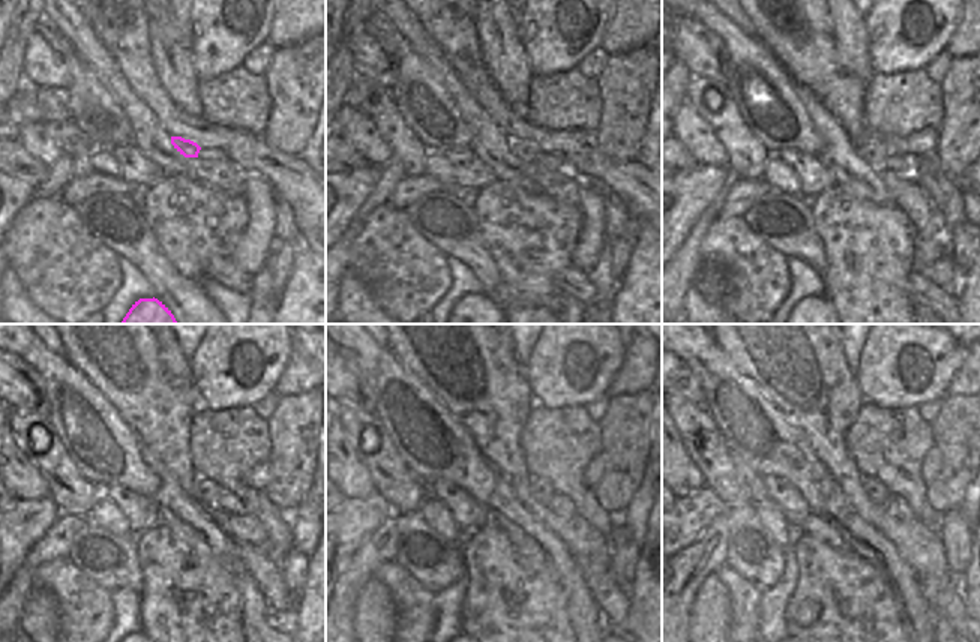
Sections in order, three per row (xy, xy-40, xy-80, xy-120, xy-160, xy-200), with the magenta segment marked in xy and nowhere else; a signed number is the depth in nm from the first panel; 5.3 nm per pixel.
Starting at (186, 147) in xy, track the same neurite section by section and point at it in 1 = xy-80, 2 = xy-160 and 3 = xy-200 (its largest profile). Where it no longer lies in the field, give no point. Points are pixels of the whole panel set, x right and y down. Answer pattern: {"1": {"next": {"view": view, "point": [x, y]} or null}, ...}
{"1": {"next": {"view": "xy-80", "point": [872, 150]}}, "2": {"next": {"view": "xy-160", "point": [542, 491]}}, "3": {"next": {"view": "xy-200", "point": [877, 491]}}}

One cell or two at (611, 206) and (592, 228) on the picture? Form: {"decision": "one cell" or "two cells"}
{"decision": "two cells"}

